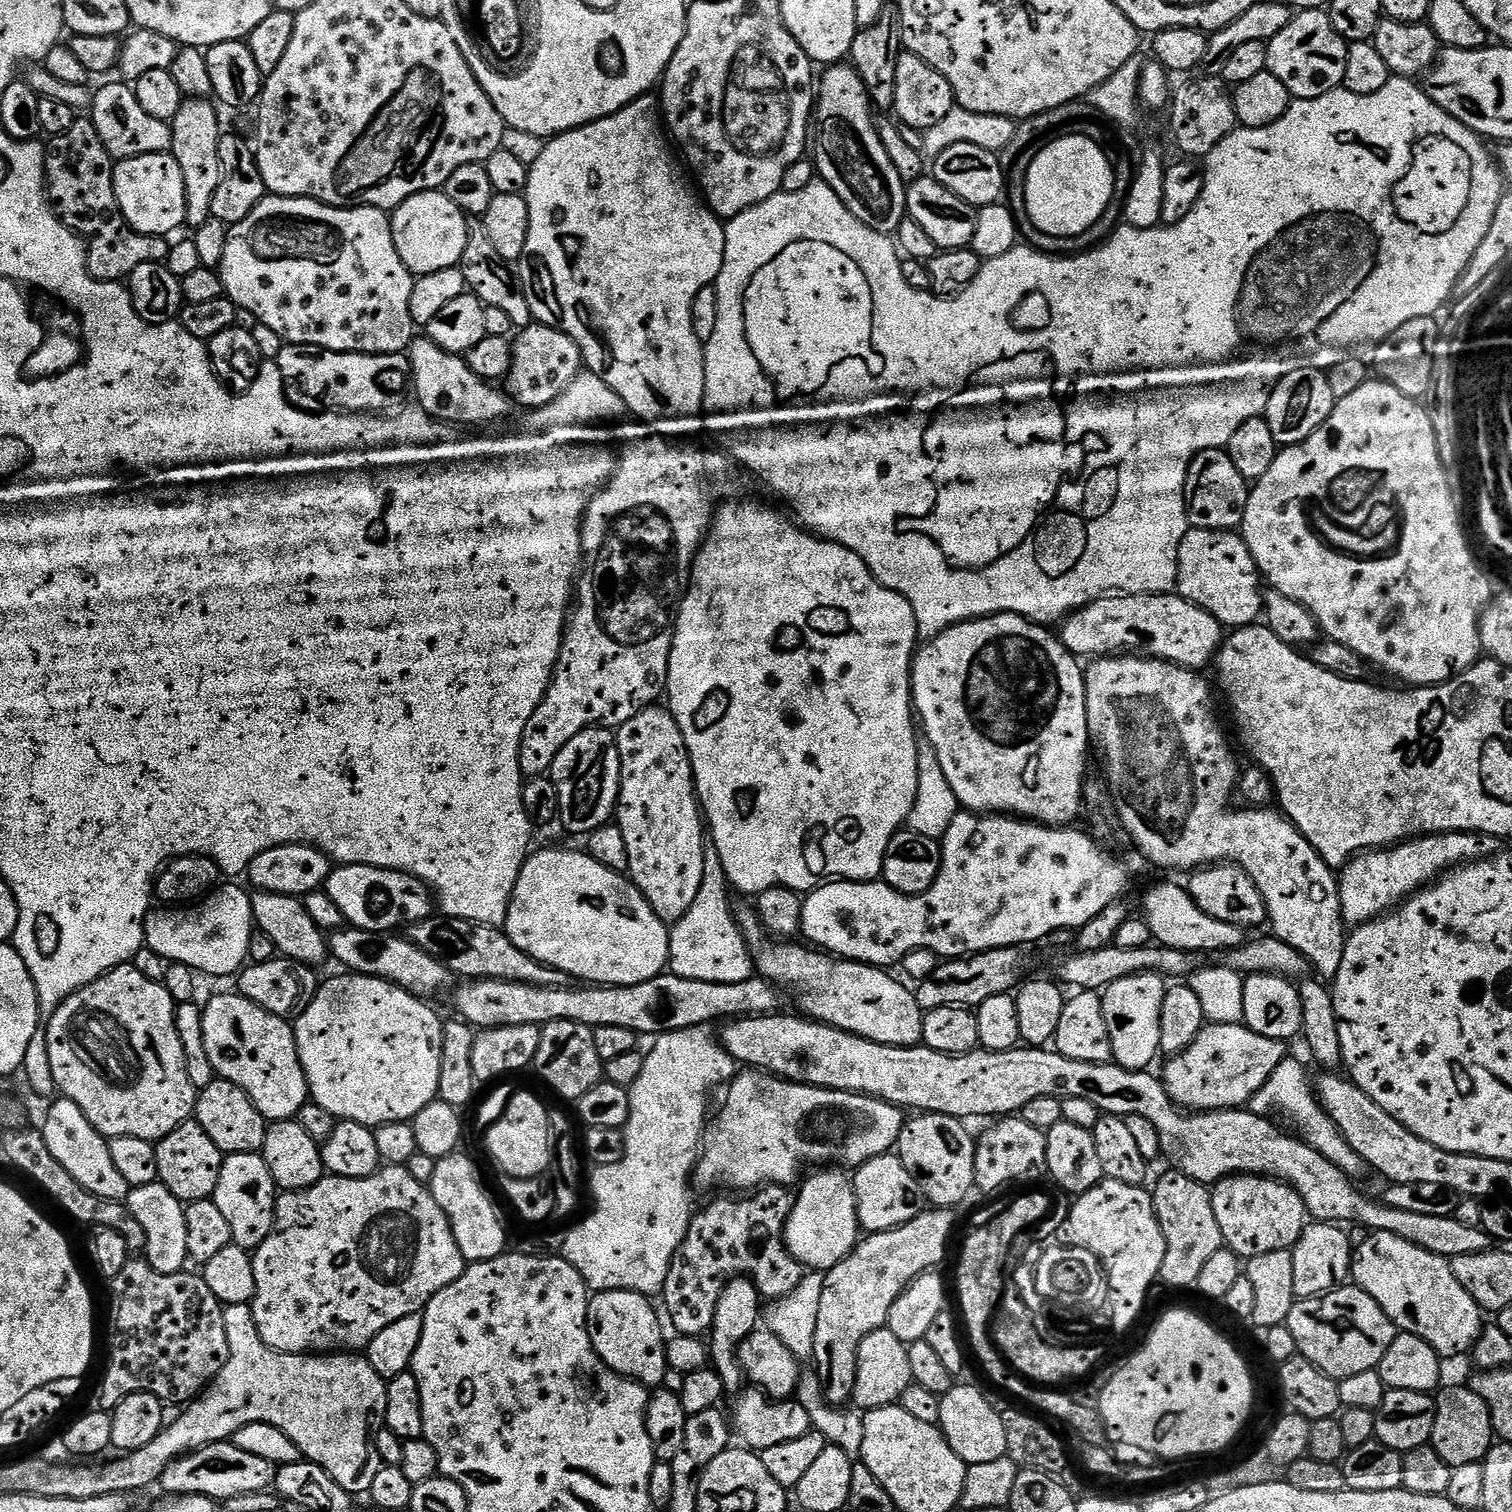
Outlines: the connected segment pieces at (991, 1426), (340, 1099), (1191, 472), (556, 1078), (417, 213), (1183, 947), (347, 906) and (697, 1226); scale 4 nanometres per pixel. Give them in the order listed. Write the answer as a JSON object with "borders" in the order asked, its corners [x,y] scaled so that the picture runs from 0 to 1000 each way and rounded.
{"borders":[[[[633,915],[624,923],[622,923],[623,938],[621,945],[624,948],[626,954],[636,964],[638,968],[647,967],[660,967],[667,962],[665,956],[665,943],[664,937],[643,915]]],[[[225,644],[220,648],[217,648],[209,654],[209,659],[202,665],[200,671],[195,673],[194,682],[196,683],[196,694],[200,702],[200,708],[204,714],[204,721],[206,727],[213,734],[218,734],[218,737],[222,738],[223,741],[233,741],[237,743],[241,743],[243,746],[248,747],[251,743],[258,742],[272,742],[282,730],[286,729],[290,725],[290,708],[292,705],[292,687],[294,686],[294,675],[285,667],[285,663],[281,663],[277,659],[272,659],[268,653],[264,653],[258,648],[251,648],[247,646],[237,646],[235,644]]],[[[801,296],[794,299],[786,309],[784,313],[784,335],[786,345],[788,349],[800,351],[801,352],[813,352],[819,350],[823,345],[824,332],[827,325],[826,318],[819,313],[813,300],[808,296]]],[[[364,676],[357,680],[357,688],[356,689],[356,697],[353,709],[358,712],[372,726],[380,729],[388,724],[394,717],[397,716],[399,710],[399,702],[396,700],[396,694],[393,692],[393,682],[391,680],[385,679],[382,676]]],[[[293,126],[277,127],[269,131],[269,134],[266,134],[259,141],[258,145],[263,171],[266,171],[266,176],[269,176],[269,179],[273,183],[287,181],[287,179],[295,179],[304,175],[310,159],[310,143],[305,138],[300,136],[300,134],[298,134],[298,131],[295,131]]],[[[765,585],[757,593],[757,603],[755,607],[761,612],[763,622],[765,625],[776,627],[780,630],[812,630],[814,627],[821,626],[824,623],[823,614],[818,611],[808,610],[806,607],[800,607],[798,602],[795,602],[788,596],[785,587],[778,585]]],[[[241,571],[220,573],[216,589],[218,594],[221,594],[221,599],[224,599],[228,609],[233,614],[243,616],[259,617],[271,611],[275,611],[287,603],[287,593],[282,585],[268,577]]],[[[509,783],[498,788],[497,790],[486,790],[476,790],[474,794],[471,794],[466,800],[458,804],[454,819],[451,824],[446,829],[443,835],[443,840],[440,843],[438,859],[442,864],[442,870],[444,872],[446,880],[451,884],[462,884],[470,882],[473,866],[478,854],[483,847],[487,845],[494,845],[500,849],[503,858],[506,860],[513,861],[522,857],[529,849],[532,847],[533,839],[524,831],[519,820],[526,792],[523,785],[518,783]]]]}

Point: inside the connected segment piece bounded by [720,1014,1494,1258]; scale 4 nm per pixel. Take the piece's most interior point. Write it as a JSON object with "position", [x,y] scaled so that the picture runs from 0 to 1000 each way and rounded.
{"position":[798,758]}

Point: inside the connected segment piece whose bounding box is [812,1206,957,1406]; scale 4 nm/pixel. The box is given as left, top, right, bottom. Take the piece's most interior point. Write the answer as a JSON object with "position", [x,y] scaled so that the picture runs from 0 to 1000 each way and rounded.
{"position":[567,854]}

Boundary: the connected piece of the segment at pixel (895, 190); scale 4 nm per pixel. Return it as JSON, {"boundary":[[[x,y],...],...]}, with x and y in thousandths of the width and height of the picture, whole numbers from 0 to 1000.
{"boundary":[[[561,41],[546,44],[544,48],[545,51],[543,53],[542,51],[541,63],[538,66],[538,95],[542,97],[542,101],[538,103],[539,113],[542,118],[549,122],[554,131],[557,131],[567,147],[581,153],[591,155],[601,143],[601,125],[598,119],[594,118],[594,112],[591,112],[591,107],[589,107],[586,97],[583,97],[583,91],[579,85],[580,77],[577,77],[578,69],[574,65],[573,57]]]}

